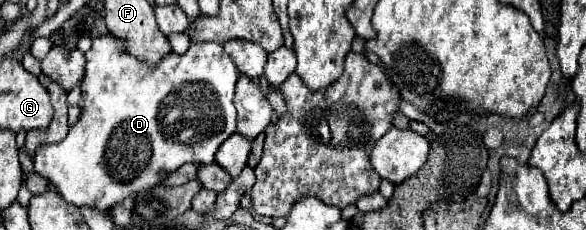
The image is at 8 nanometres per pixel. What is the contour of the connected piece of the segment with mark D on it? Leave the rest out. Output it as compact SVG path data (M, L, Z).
M108 33L94 38L92 48L84 56L86 74L80 84L80 120L60 144L40 146L34 156L34 170L48 178L66 202L108 212L108 208L122 202L126 196L160 184L164 174L186 162L214 162L220 144L236 132L236 108L232 98L240 72L232 58L222 50L222 44L190 44L186 54L168 54L156 68L150 68L144 66L144 62L130 58L130 54L122 50L122 42Z

